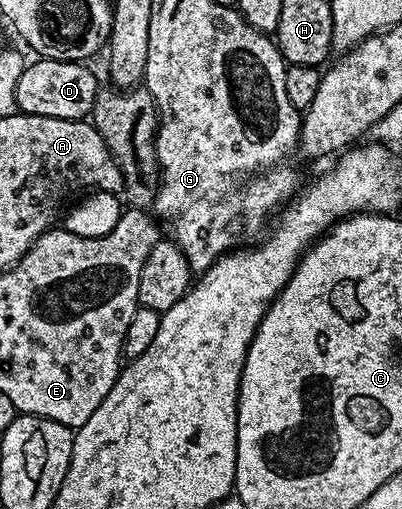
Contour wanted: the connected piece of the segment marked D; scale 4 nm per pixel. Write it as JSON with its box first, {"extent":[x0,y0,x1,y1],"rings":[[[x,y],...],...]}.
{"extent":[16,58,98,120],"rings":[[[36,58],[25,67],[16,87],[16,107],[25,116],[49,116],[63,120],[83,120],[91,113],[98,83],[89,65],[74,60]]]}

